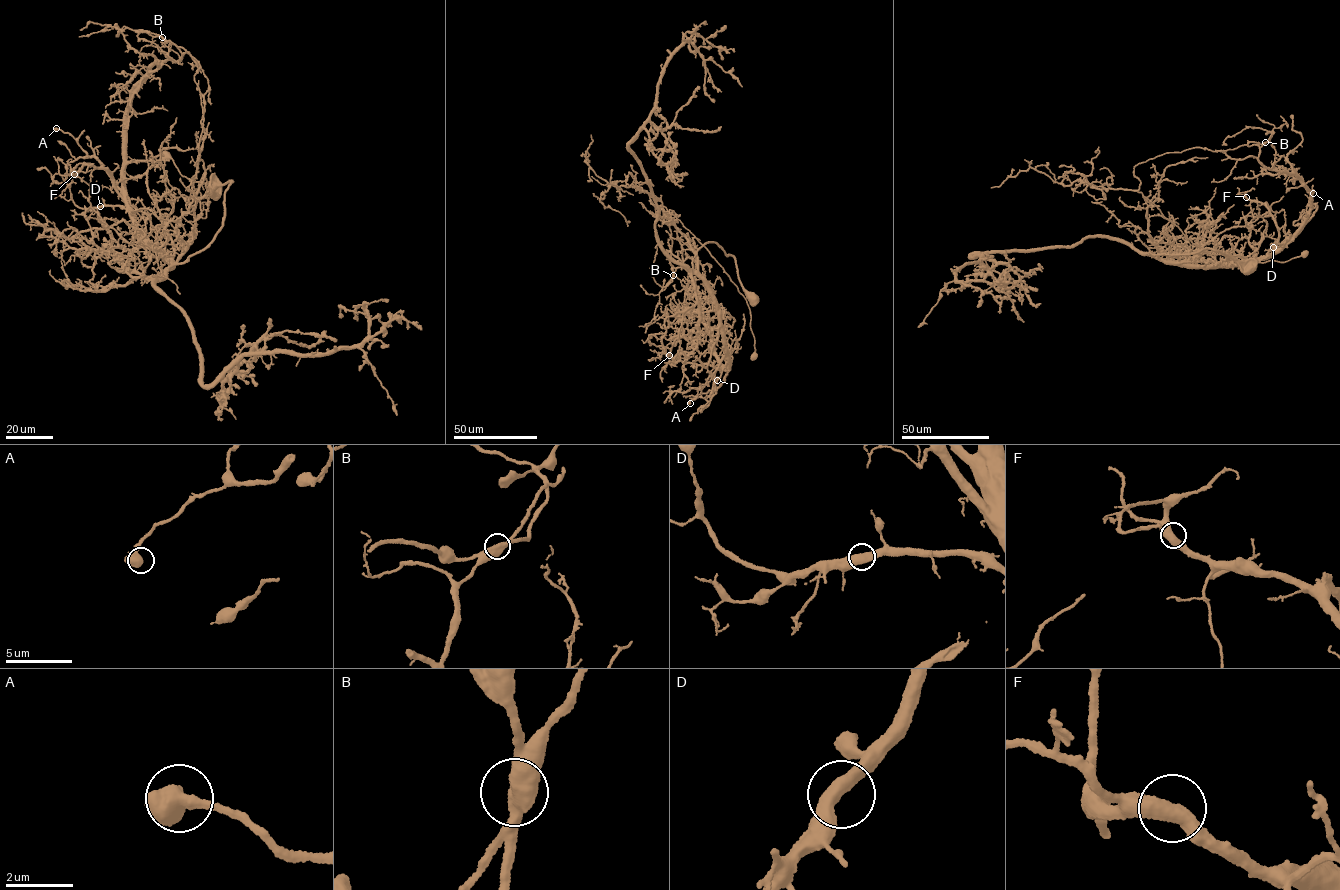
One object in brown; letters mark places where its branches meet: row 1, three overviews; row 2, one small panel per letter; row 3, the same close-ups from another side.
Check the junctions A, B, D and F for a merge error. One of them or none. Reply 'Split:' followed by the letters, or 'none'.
Split: B

